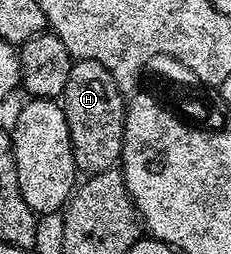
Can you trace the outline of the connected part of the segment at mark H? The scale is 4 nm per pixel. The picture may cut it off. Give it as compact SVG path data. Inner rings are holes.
M79 59L71 62L68 85L60 97L60 106L68 121L68 137L72 145L74 166L83 176L99 175L115 170L122 158L124 117L127 100L112 81L112 73L98 61Z

